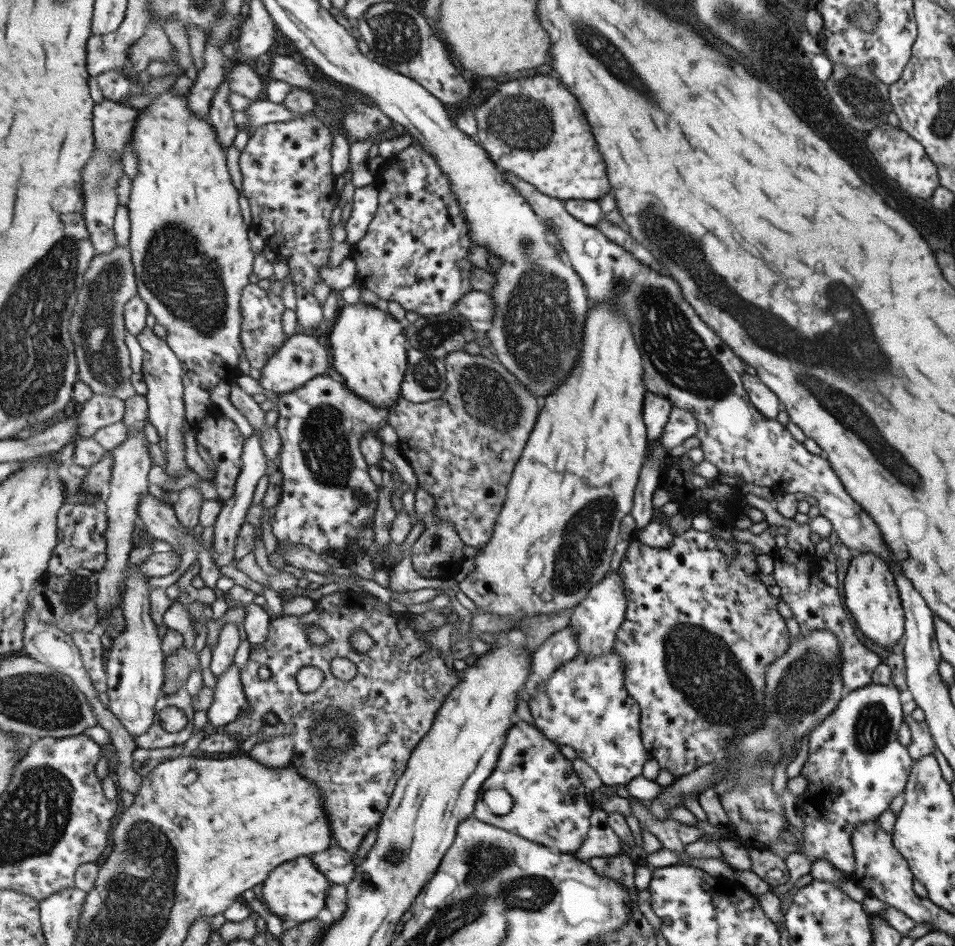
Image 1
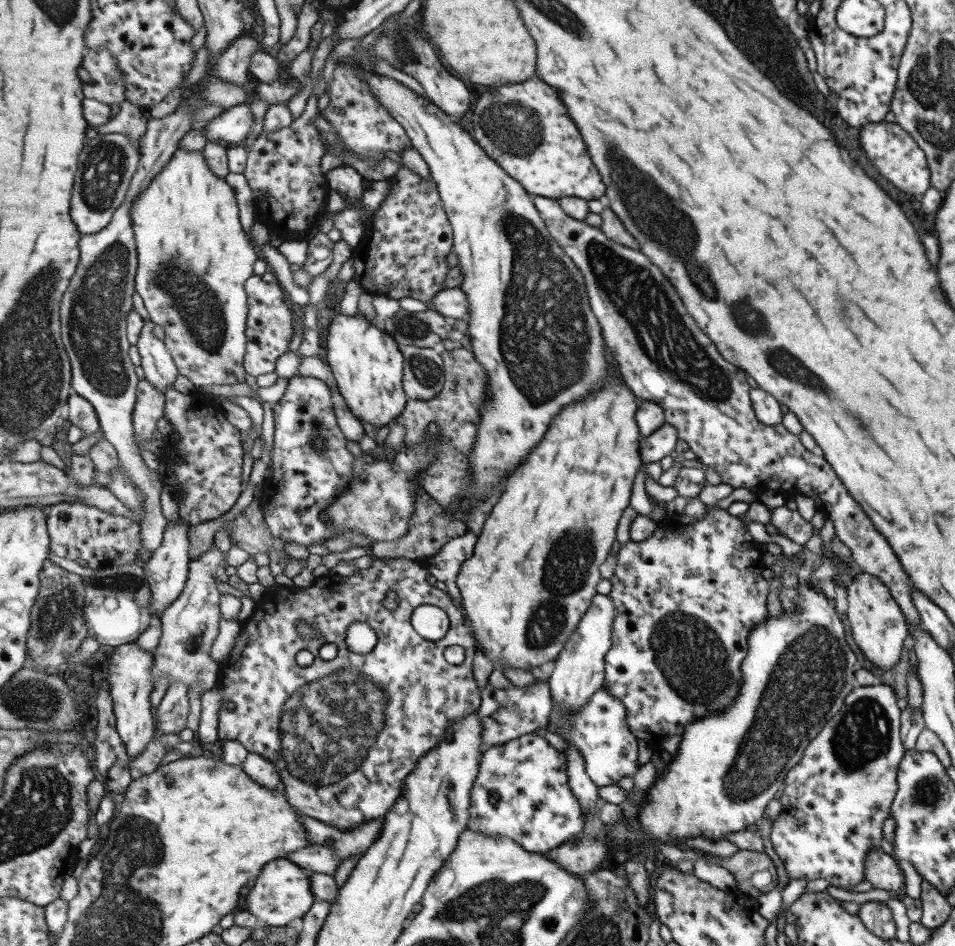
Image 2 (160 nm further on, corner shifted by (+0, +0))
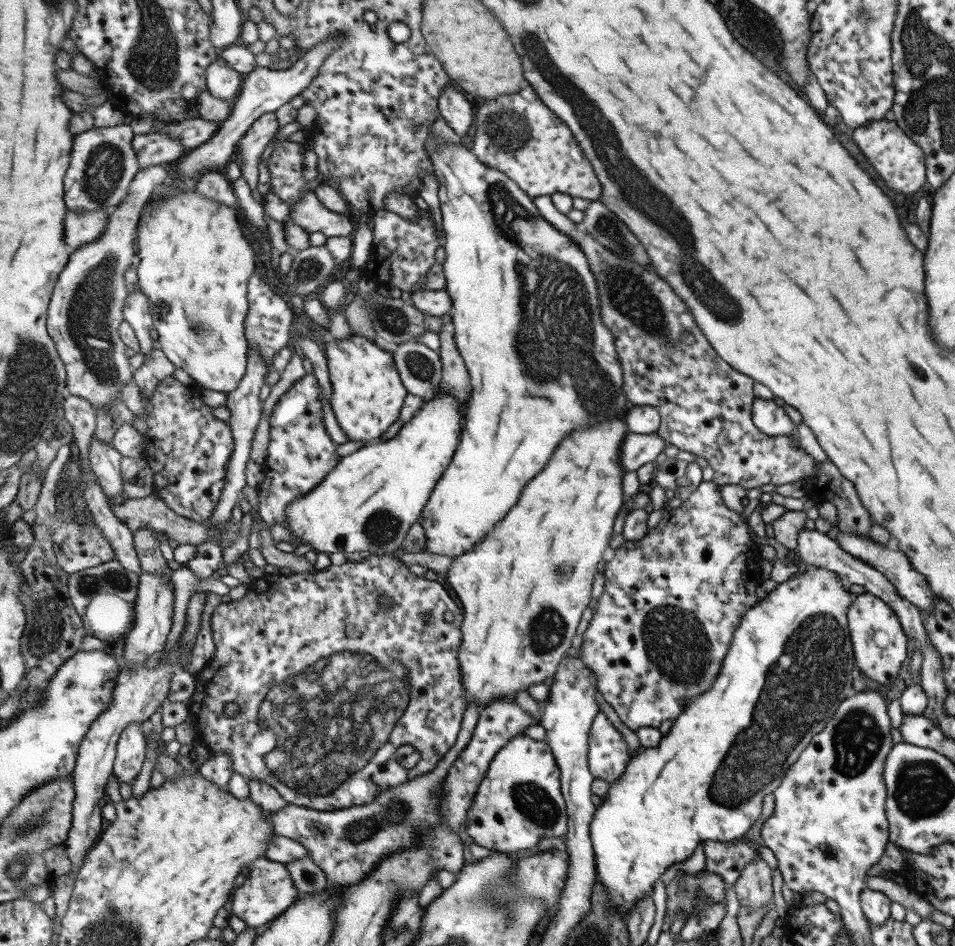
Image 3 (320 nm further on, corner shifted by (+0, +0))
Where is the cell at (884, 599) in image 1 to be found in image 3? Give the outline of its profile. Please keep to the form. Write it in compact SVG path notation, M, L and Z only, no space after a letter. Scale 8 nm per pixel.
M865 592L853 596L846 613L846 621L848 622L854 664L861 676L879 684L891 684L901 668L901 662L907 656L907 637L903 634L895 614L881 599Z

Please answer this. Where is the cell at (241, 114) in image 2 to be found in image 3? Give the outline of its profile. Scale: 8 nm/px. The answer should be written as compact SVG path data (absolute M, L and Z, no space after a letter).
M185 119L183 122L171 123L160 130L161 135L171 135L179 141L185 149L195 149L207 144L217 136L223 123L215 123L213 120Z

